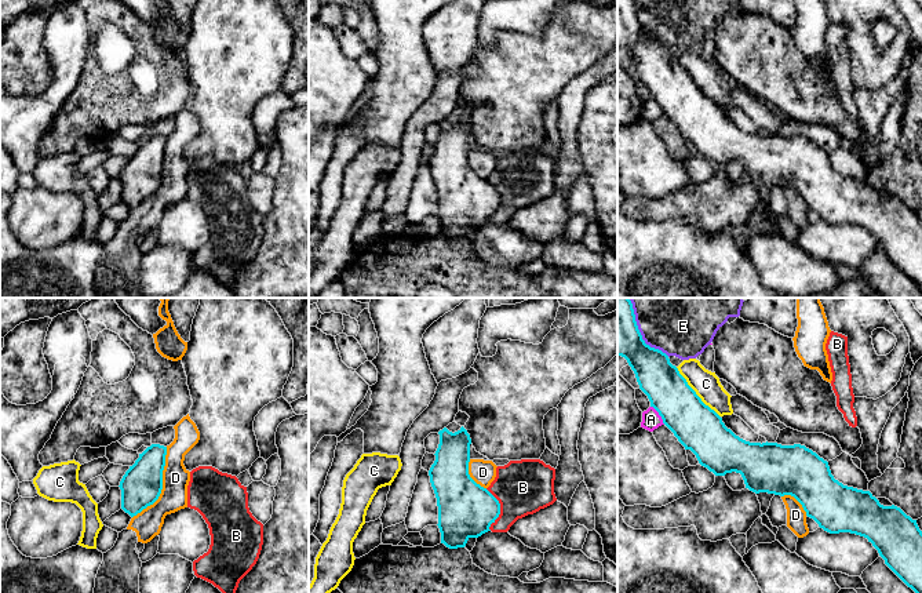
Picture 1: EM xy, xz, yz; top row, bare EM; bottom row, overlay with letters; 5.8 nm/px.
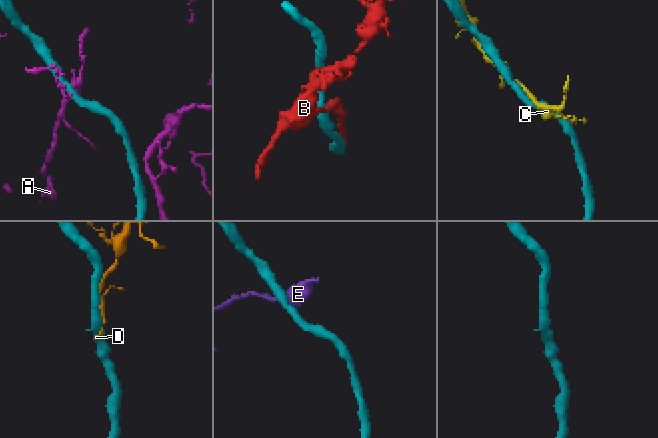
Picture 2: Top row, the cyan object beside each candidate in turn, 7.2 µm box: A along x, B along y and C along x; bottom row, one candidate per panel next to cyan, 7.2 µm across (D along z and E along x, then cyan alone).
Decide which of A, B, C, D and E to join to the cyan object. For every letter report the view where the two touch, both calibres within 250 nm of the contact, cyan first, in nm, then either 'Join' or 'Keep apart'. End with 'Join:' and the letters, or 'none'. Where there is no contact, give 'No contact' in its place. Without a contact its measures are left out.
A: Touches cyan in yz. Thickness 280 nm (cyan) against 110 nm. Keep apart
B: Touches cyan in xz. Thickness 320 nm (cyan) against 320 nm. Keep apart
C: Touches cyan in yz. Thickness 280 nm (cyan) against 160 nm. Keep apart
D: Touches cyan in xy. Thickness 240 nm (cyan) against 160 nm. Keep apart
E: Touches cyan in yz. Thickness 240 nm (cyan) against 280 nm. Keep apart
Join: none

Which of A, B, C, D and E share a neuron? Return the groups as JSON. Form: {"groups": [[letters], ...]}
{"groups": [["A"], ["B"], ["C"], ["D"], ["E"]]}

